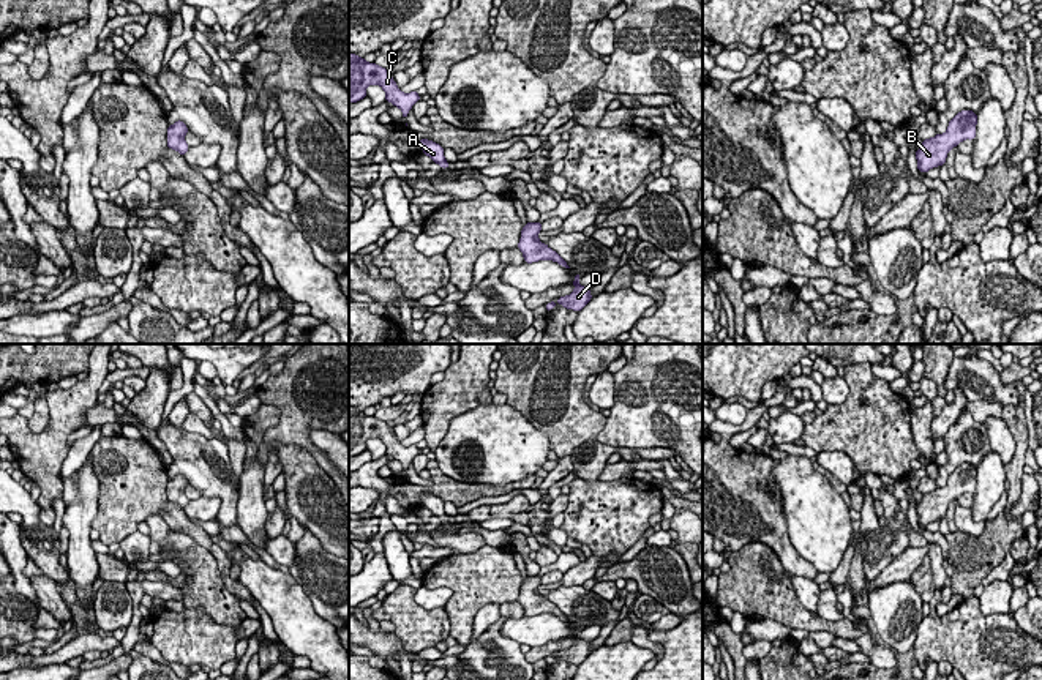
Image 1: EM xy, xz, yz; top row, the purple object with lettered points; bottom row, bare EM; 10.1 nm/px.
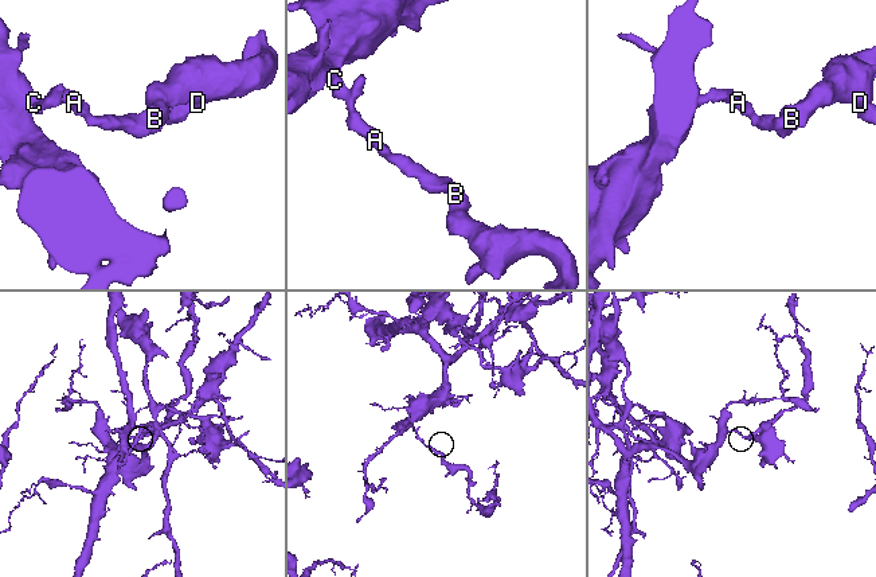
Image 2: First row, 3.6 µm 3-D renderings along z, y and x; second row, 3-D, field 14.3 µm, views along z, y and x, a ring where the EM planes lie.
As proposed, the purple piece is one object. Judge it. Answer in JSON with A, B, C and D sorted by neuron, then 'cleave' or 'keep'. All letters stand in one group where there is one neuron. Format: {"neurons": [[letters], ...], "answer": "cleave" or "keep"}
{"neurons": [["A", "B", "C", "D"]], "answer": "keep"}

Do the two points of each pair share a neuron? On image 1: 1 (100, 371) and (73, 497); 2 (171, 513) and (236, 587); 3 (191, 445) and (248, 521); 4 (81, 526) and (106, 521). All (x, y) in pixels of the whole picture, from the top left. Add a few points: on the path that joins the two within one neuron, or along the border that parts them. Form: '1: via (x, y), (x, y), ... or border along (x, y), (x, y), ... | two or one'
1: border along (63, 478), (60, 496) | two
2: via (191, 529), (220, 556), (224, 567) | one
3: border along (240, 481), (237, 524) | two
4: border along (98, 488), (98, 507), (90, 527) | two

